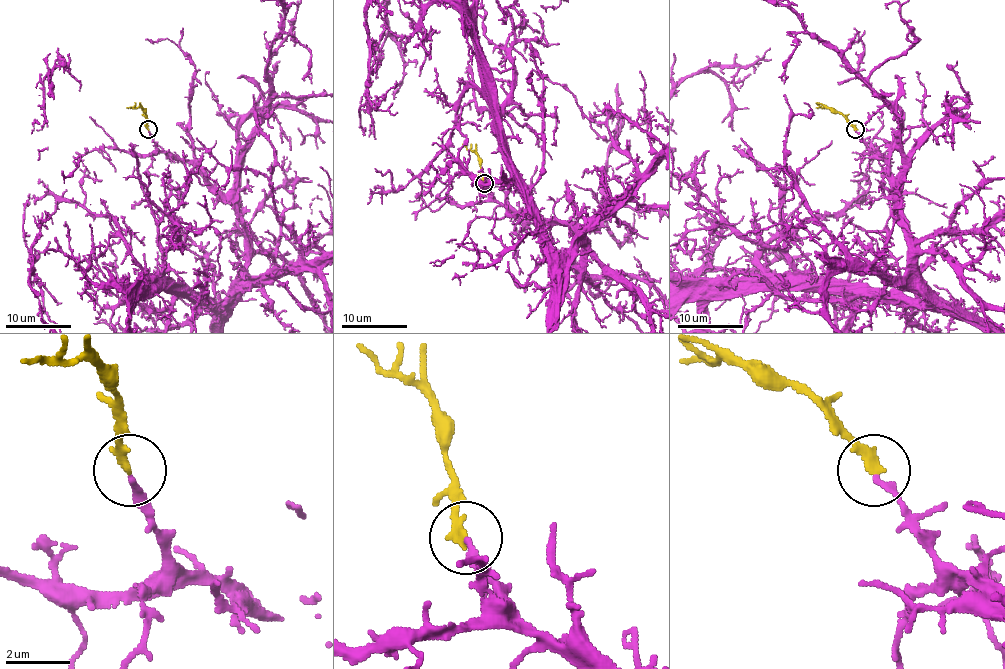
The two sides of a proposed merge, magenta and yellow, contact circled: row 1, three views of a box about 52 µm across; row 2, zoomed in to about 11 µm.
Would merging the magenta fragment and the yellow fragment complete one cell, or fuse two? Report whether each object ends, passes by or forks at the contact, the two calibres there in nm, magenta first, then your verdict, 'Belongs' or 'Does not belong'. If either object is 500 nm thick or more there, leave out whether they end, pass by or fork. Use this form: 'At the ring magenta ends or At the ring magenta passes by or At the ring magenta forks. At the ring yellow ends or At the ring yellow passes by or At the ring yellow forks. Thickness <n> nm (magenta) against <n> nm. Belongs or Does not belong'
At the ring magenta ends. At the ring yellow ends. Thickness 190 nm (magenta) against 280 nm. Belongs

